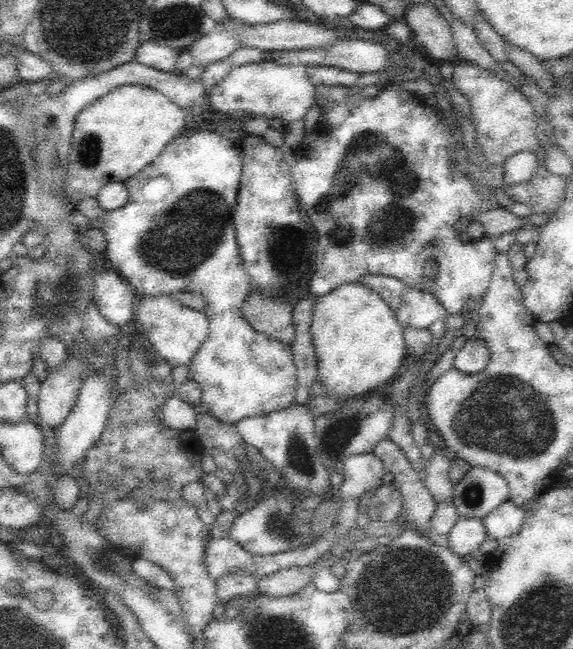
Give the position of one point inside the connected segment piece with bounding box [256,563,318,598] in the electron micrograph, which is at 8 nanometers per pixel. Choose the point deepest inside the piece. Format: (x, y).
(287, 581)

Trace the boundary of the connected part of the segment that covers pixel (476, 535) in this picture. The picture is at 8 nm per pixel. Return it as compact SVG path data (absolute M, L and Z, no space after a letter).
M460 517L448 533L448 547L455 555L472 555L485 540L486 527L481 518Z

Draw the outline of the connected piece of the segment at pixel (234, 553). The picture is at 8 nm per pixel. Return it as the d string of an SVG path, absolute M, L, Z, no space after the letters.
M230 537L208 538L205 549L206 568L213 579L219 578L226 572L252 570L252 555Z

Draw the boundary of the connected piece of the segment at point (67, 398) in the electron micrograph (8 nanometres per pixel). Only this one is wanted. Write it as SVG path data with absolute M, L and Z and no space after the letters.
M69 355L65 365L49 371L40 383L37 407L42 428L56 428L66 420L78 400L86 365L89 362Z

